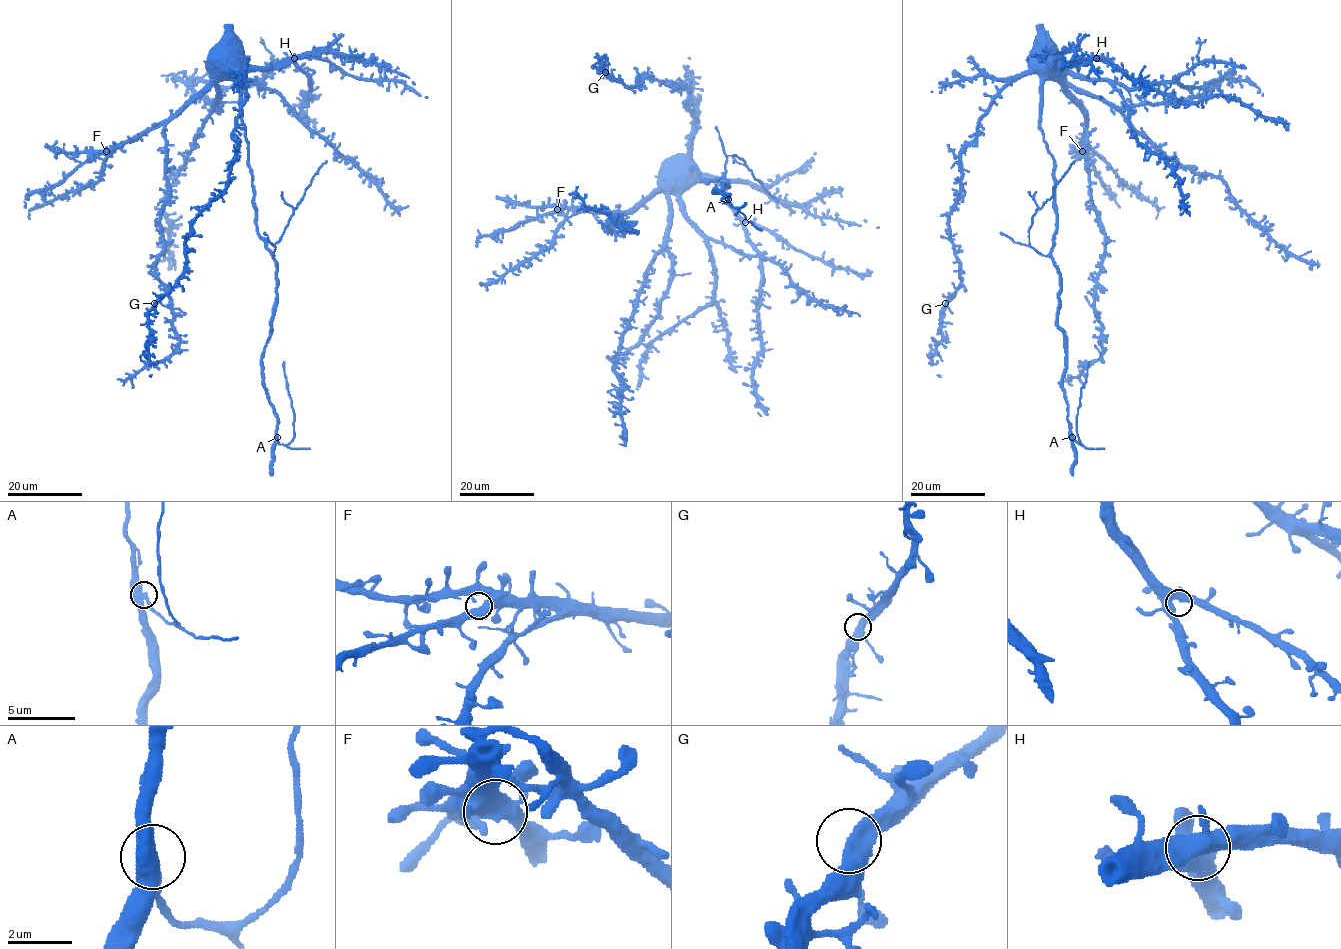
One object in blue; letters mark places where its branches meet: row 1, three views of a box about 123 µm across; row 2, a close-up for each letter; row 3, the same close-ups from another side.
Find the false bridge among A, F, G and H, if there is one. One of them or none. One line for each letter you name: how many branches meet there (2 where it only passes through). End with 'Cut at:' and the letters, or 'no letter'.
Cut at: no letter

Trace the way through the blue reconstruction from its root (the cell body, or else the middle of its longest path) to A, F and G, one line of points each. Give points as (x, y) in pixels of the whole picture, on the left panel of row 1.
A: (242, 112), (256, 231), (276, 265), (275, 315), (262, 357), (262, 373), (263, 386), (277, 418), (277, 437)
F: (242, 112), (241, 84), (235, 79), (219, 78), (203, 87), (171, 117), (106, 151)
G: (242, 112), (238, 72), (245, 99), (233, 134), (237, 151), (229, 185), (192, 225), (186, 272), (154, 303)

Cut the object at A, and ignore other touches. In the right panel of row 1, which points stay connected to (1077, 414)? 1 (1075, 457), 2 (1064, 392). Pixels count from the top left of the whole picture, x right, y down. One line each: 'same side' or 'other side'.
1: other side
2: other side

